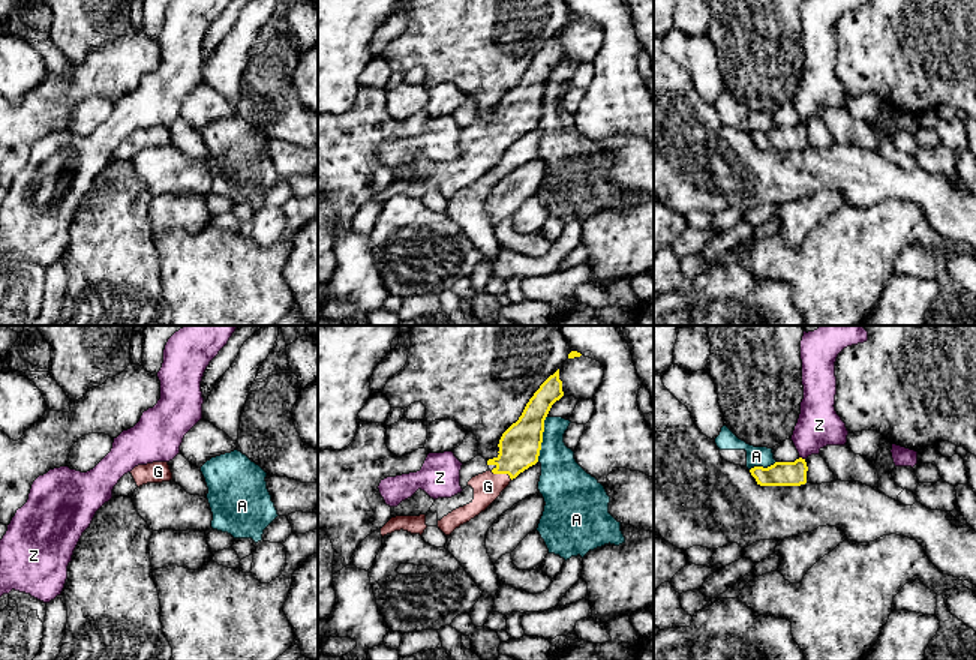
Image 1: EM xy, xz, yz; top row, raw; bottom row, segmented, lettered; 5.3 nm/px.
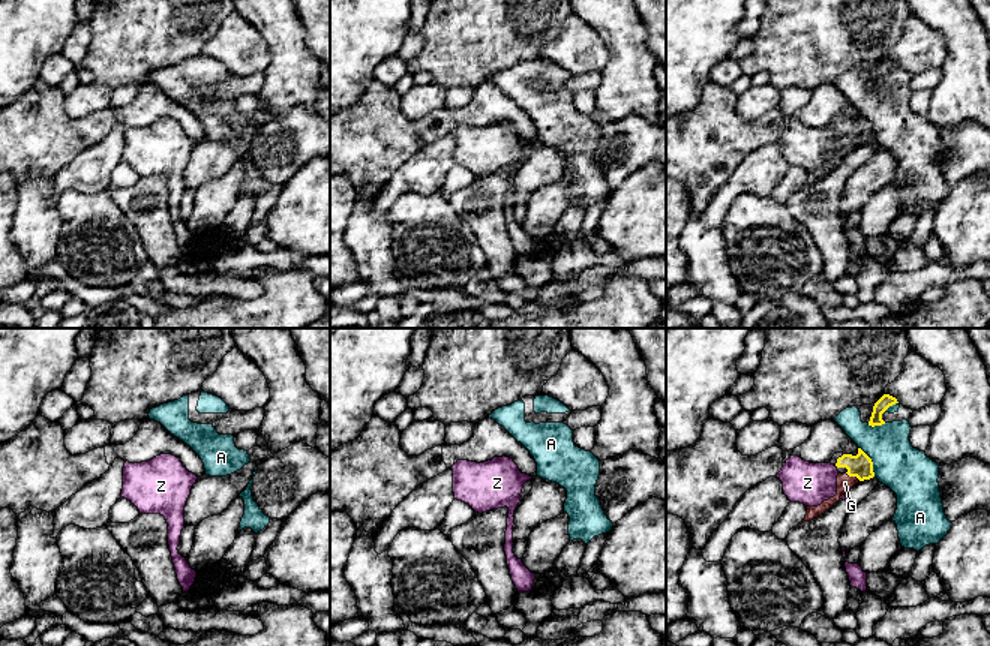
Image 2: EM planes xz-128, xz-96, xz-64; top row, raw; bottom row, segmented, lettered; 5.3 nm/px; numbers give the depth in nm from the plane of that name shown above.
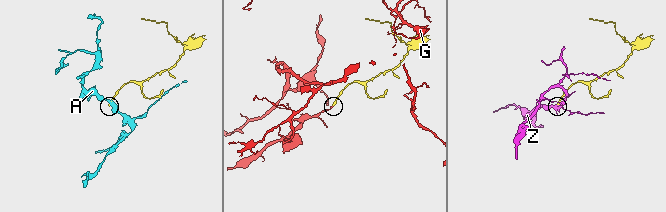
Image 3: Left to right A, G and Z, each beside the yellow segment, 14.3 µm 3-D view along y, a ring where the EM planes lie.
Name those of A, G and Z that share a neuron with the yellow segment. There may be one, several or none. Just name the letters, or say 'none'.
G

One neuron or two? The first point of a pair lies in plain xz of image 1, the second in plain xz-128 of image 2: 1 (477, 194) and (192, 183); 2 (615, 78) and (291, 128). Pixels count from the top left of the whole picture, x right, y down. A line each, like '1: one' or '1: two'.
1: two
2: two

